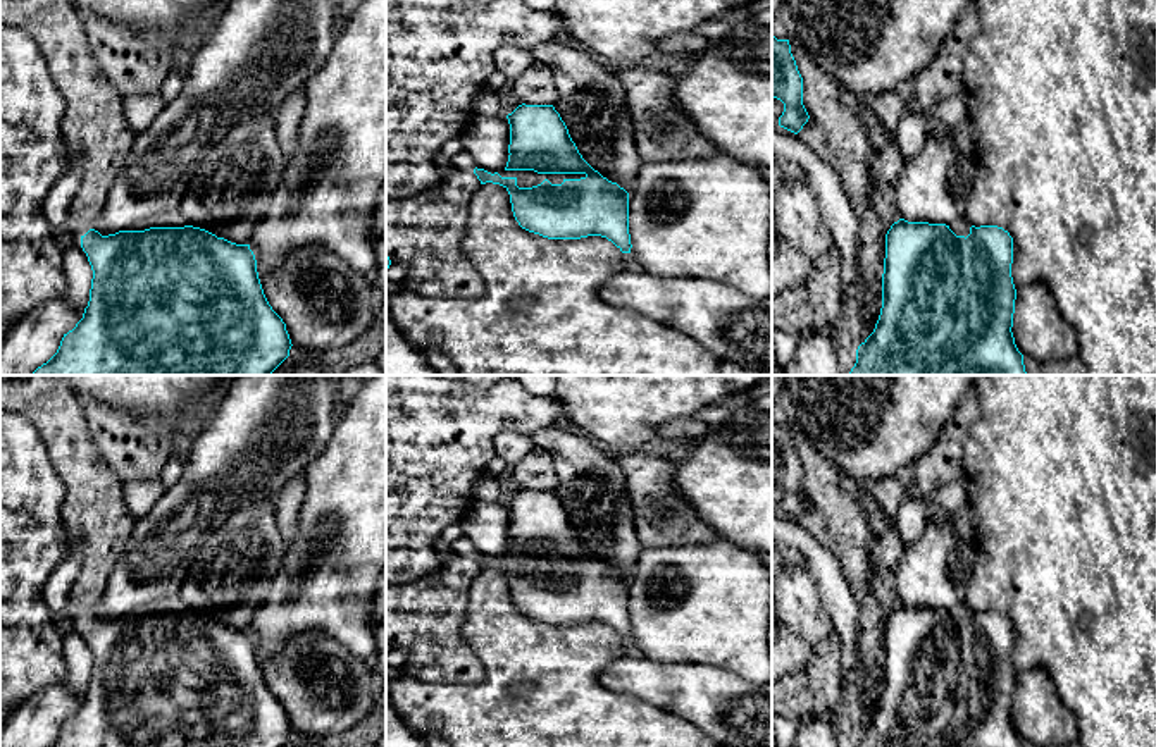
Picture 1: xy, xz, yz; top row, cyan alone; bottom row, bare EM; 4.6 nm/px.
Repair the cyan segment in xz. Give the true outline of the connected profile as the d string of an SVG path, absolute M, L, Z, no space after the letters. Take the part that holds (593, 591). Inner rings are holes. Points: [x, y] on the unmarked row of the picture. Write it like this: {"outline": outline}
{"outline": "M522 489L507 504L510 540L505 556L582 561L562 570L544 565L538 571L519 573L517 563L475 553L481 570L493 568L508 577L519 611L548 625L601 621L622 639L631 639L629 578L582 544L555 492Z"}

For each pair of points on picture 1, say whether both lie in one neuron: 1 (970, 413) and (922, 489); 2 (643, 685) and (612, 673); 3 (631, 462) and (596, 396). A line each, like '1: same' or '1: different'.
1: same
2: same
3: different

